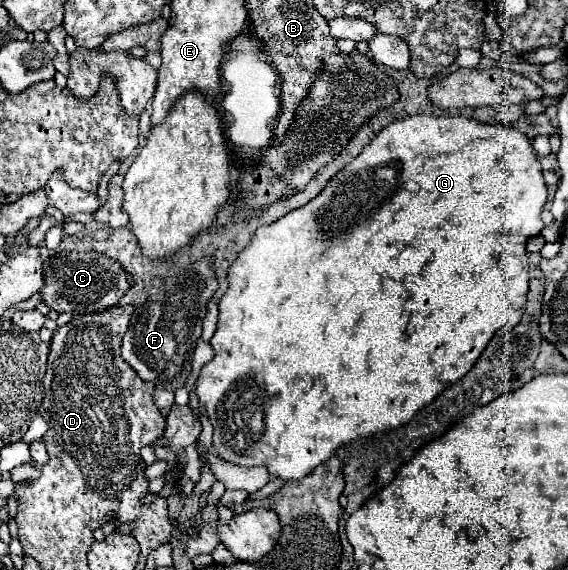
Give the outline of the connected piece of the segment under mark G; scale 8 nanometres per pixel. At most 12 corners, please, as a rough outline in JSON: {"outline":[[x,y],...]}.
{"outline":[[385,126],[229,268],[211,452],[301,480],[521,322],[523,132]]}

